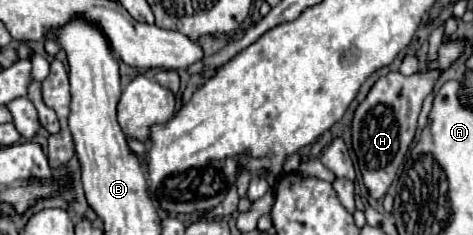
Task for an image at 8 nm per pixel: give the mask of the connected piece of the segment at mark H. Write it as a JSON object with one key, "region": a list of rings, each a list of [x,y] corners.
{"region":[[[425,70],[413,76],[403,76],[401,72],[389,72],[387,76],[379,78],[367,98],[359,104],[353,118],[353,150],[359,158],[359,168],[363,174],[363,182],[373,198],[383,198],[385,190],[391,186],[397,168],[401,166],[409,144],[415,138],[417,130],[417,116],[421,104],[427,94],[431,94],[435,80],[439,78],[441,70]]]}

